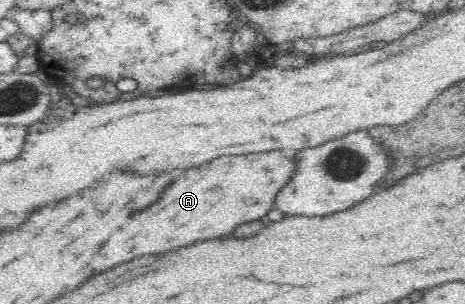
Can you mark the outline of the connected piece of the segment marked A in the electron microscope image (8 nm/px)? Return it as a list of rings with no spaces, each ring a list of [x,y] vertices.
[[[260,152],[244,156],[220,156],[208,164],[180,174],[160,196],[160,200],[130,218],[128,228],[120,228],[100,250],[100,270],[130,262],[144,254],[162,254],[180,246],[190,246],[212,236],[230,234],[240,224],[258,220],[274,208],[274,200],[284,184],[294,176],[294,158],[282,152]]]

